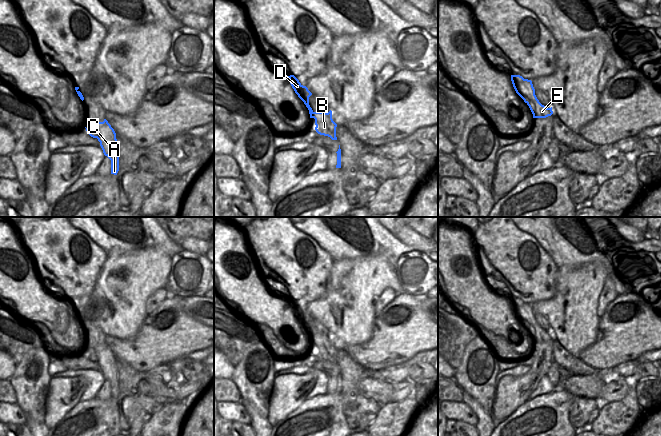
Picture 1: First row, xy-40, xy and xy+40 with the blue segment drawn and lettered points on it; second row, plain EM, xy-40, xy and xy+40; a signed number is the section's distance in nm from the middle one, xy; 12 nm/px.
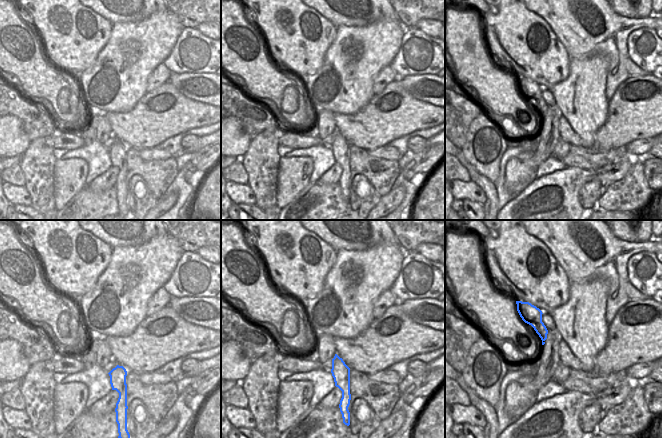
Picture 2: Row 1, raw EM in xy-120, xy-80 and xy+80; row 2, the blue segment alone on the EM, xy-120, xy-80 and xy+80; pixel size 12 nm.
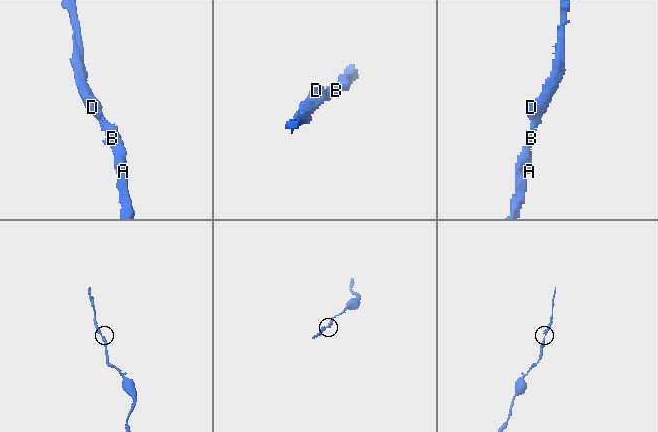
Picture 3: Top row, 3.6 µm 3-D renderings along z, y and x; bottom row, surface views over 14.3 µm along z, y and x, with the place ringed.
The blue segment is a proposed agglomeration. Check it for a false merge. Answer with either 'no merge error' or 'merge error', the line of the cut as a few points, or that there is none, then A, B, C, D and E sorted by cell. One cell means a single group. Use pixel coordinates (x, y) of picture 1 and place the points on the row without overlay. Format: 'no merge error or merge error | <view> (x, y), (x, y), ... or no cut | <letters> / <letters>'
no merge error | no cut | A B C D E

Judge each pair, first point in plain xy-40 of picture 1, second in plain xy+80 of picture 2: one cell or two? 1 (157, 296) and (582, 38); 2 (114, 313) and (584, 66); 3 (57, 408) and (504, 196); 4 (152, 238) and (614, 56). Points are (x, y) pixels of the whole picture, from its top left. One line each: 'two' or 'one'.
1: one
2: one
3: two
4: one

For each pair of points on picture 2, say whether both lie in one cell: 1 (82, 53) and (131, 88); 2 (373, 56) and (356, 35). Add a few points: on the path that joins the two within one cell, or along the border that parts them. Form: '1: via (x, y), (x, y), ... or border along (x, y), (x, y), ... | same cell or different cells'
1: border along (107, 42), (99, 52), (95, 62), (77, 74) | different cells
2: via (368, 51), (361, 40) | same cell

